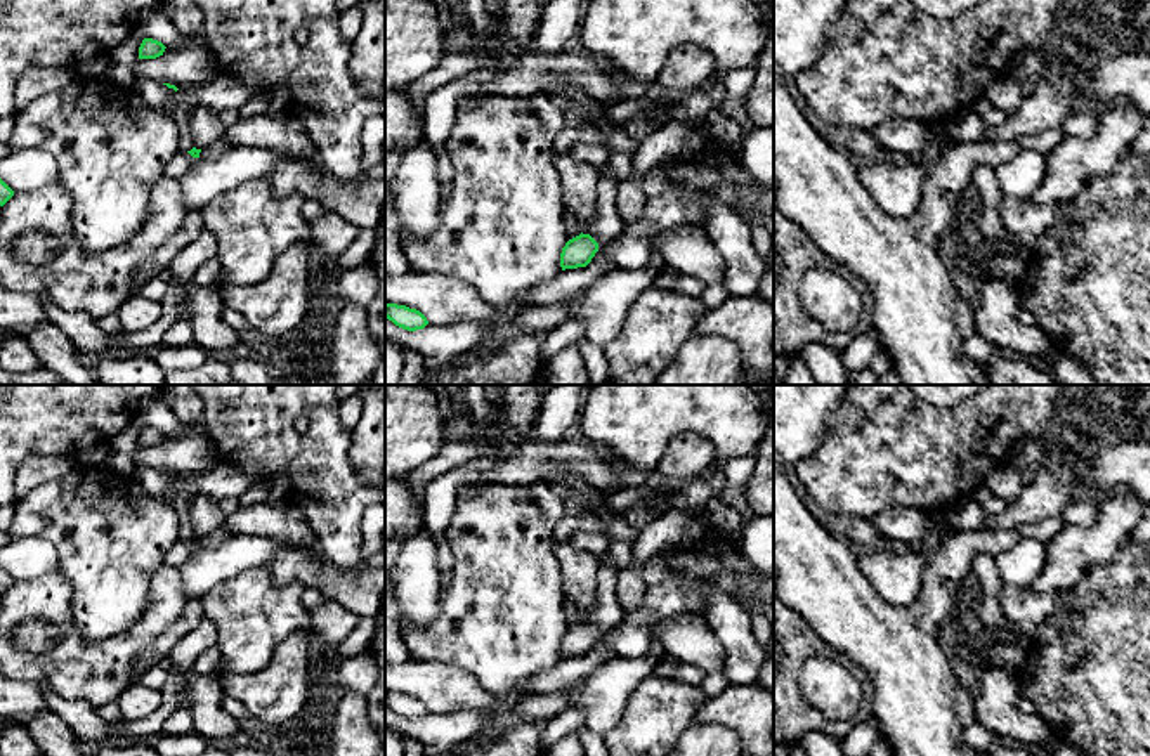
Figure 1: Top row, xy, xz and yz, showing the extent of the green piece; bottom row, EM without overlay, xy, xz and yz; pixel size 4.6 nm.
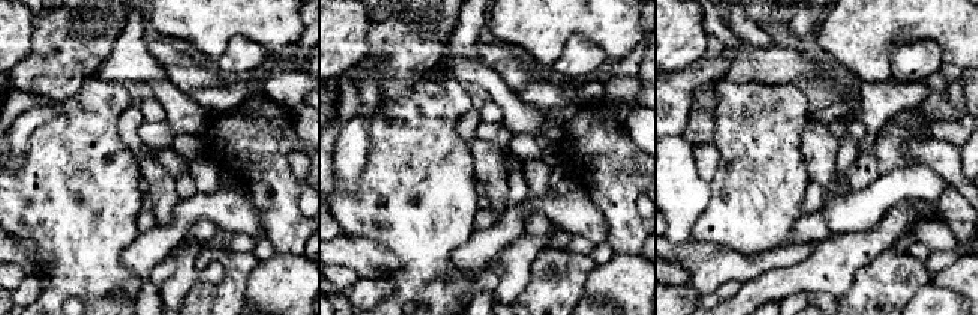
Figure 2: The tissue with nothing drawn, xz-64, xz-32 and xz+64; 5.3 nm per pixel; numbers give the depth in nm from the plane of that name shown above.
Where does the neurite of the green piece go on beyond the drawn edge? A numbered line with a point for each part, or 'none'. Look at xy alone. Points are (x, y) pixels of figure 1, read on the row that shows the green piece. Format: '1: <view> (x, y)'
1: xy (219, 148)

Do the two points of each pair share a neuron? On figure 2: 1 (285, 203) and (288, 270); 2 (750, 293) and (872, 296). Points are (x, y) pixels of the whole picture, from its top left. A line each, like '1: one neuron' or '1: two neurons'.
1: two neurons
2: two neurons

